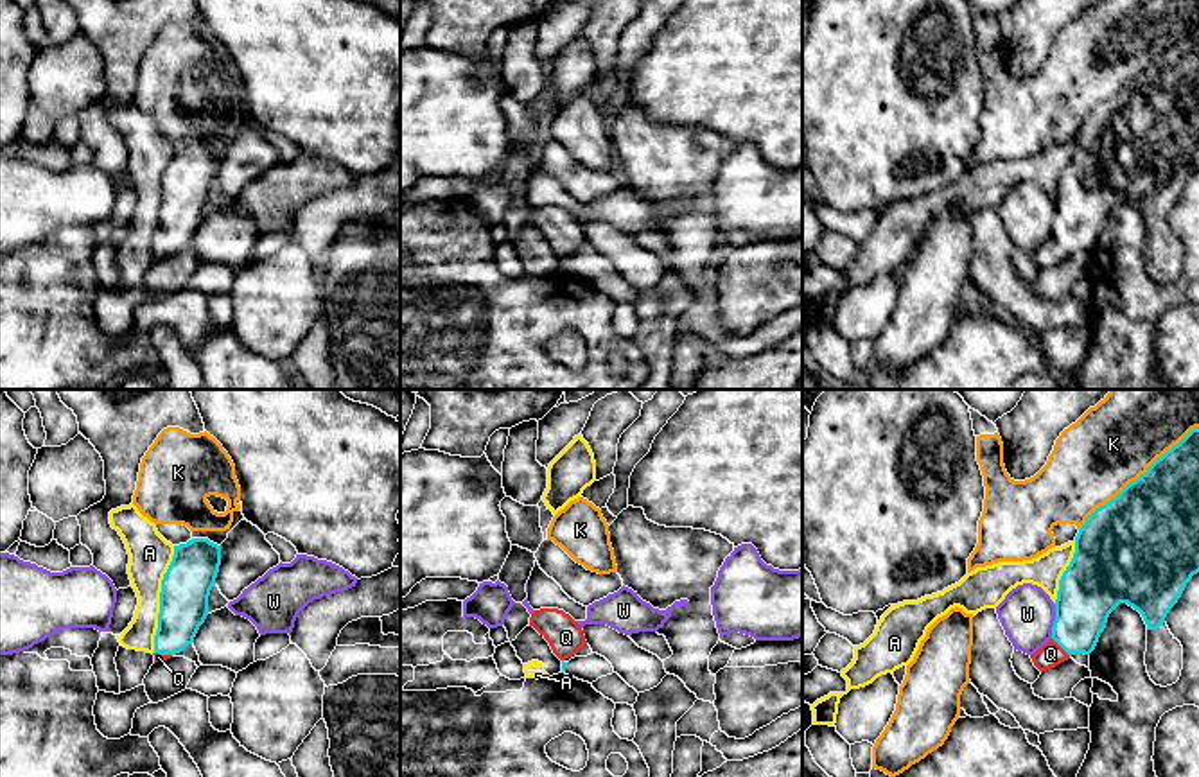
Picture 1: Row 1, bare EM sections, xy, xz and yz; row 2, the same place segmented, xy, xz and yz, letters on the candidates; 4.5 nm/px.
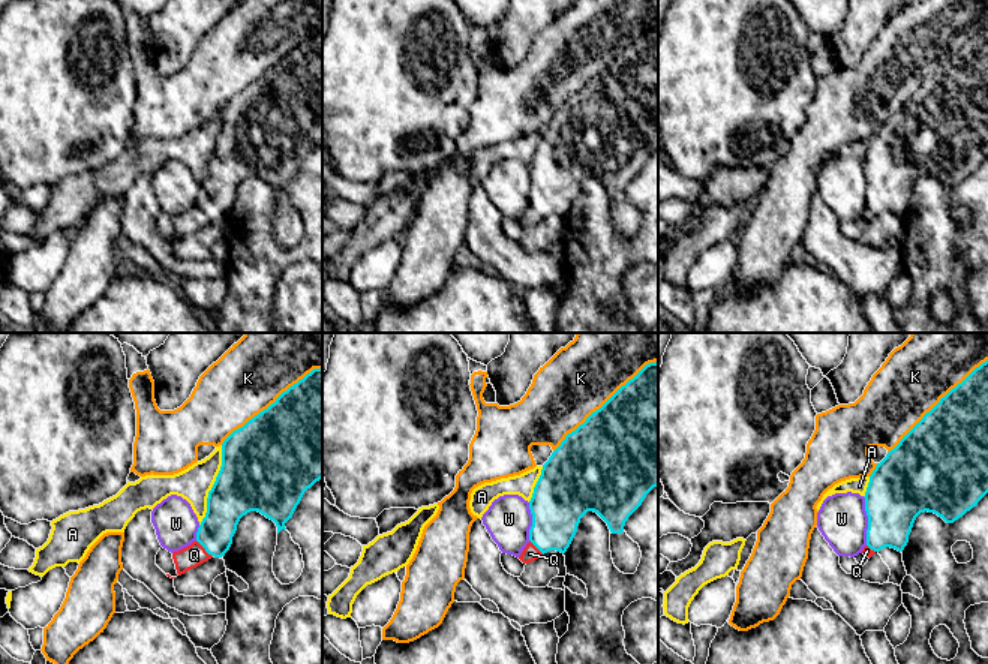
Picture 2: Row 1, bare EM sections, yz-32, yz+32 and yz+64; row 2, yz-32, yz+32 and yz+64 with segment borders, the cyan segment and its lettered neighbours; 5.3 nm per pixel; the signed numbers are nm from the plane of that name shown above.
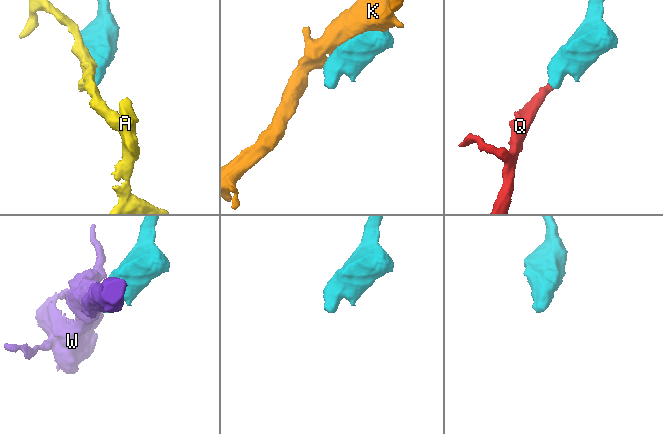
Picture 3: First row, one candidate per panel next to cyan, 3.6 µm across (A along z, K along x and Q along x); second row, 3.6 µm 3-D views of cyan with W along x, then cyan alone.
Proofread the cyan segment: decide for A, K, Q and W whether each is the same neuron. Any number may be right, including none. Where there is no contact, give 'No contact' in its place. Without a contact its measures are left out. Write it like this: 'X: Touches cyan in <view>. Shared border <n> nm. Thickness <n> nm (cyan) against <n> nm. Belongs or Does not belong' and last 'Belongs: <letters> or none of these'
A: Touches cyan in xy. Shared border 480 nm. Thickness 220 nm (cyan) against 190 nm. Does not belong
K: Touches cyan in yz. Shared border 700 nm. Thickness 440 nm (cyan) against 380 nm. Does not belong
Q: Touches cyan in yz. Shared border 120 nm. Thickness 260 nm (cyan) against 100 nm. Belongs
W: Touches cyan in yz. Shared border 160 nm. Thickness 280 nm (cyan) against 240 nm. Does not belong
Belongs: Q

